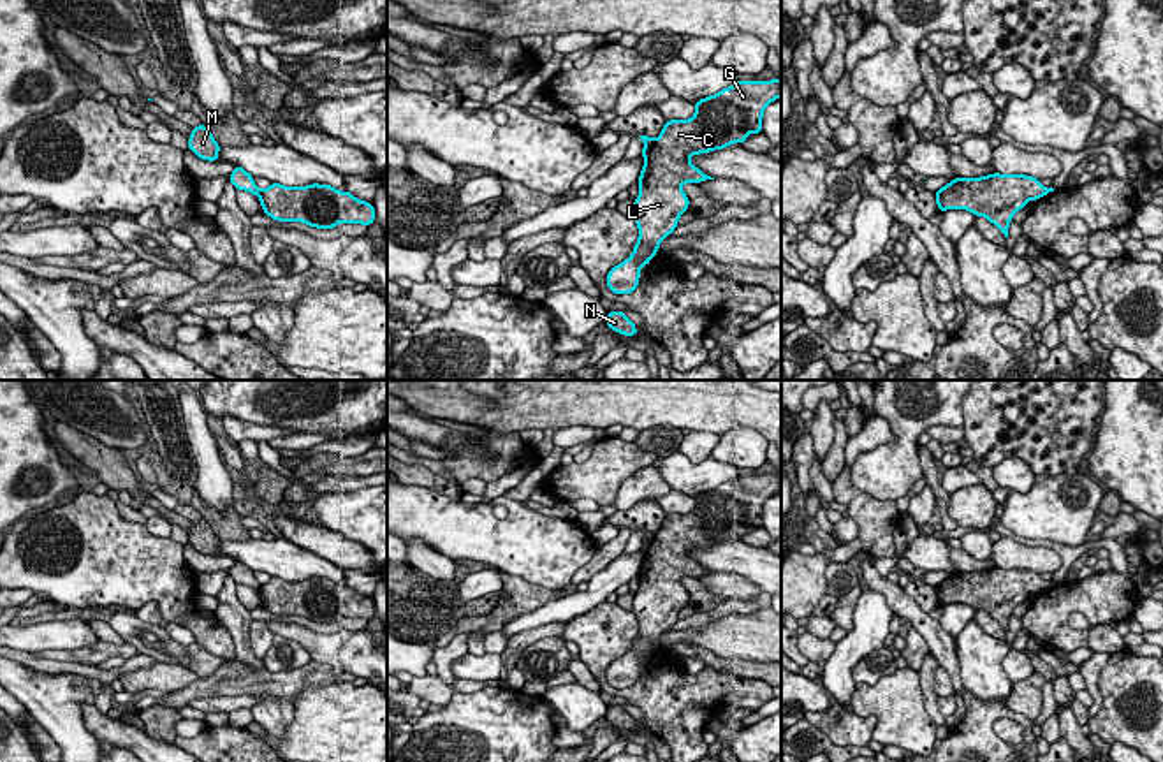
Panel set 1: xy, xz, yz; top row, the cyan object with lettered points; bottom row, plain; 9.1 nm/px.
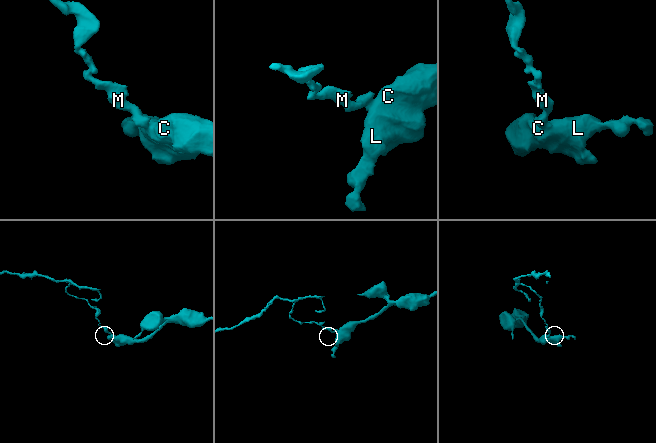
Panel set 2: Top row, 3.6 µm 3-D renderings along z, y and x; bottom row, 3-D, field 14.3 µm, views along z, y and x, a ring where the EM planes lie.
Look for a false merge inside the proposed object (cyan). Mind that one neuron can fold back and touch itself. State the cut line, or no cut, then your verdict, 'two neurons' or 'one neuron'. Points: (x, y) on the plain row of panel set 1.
xy (261, 585), (257, 588) | two neurons

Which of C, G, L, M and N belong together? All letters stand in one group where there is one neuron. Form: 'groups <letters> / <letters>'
groups C G L N / M

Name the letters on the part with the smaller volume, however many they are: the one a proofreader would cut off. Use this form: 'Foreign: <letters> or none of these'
Foreign: M

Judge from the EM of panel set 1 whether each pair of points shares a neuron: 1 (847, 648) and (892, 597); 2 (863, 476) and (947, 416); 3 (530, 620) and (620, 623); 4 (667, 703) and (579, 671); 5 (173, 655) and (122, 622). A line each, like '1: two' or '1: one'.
1: two
2: one
3: two
4: two
5: one

